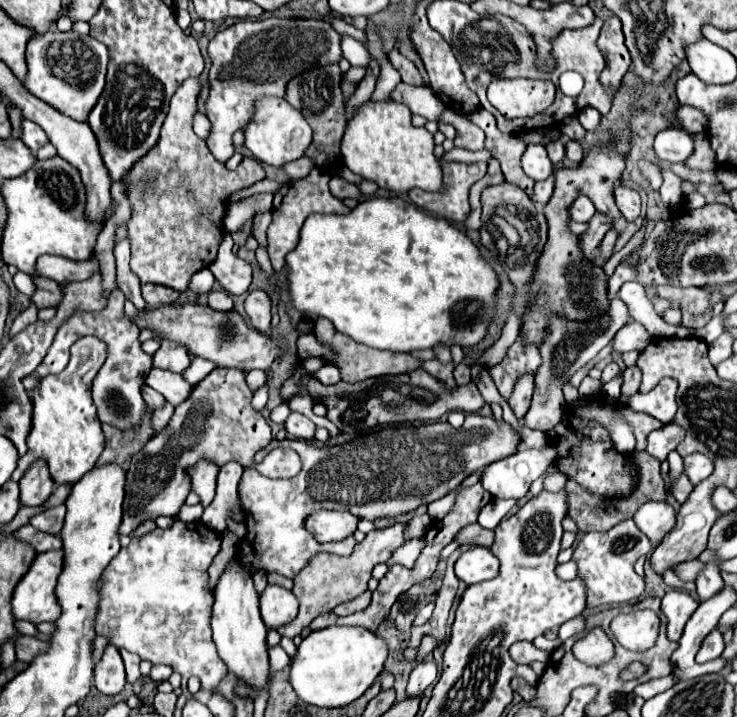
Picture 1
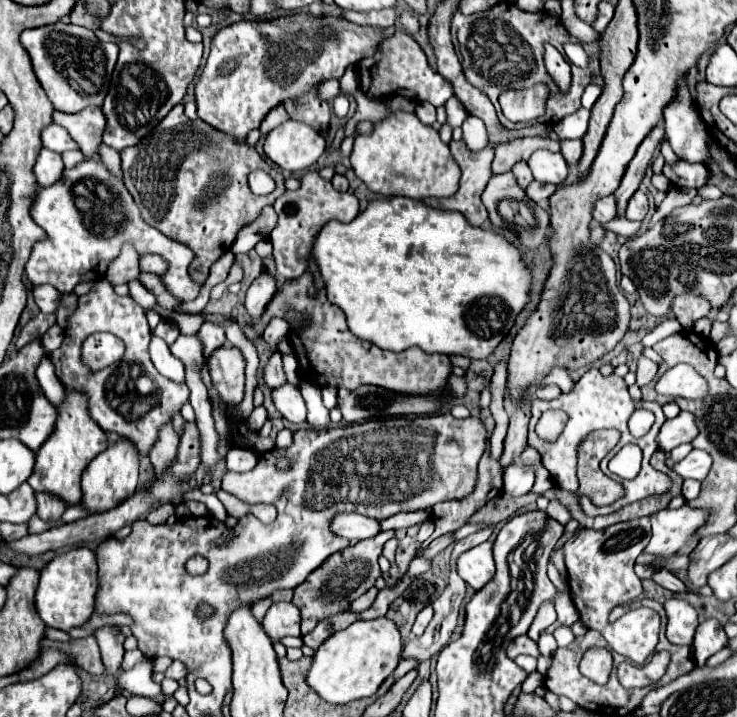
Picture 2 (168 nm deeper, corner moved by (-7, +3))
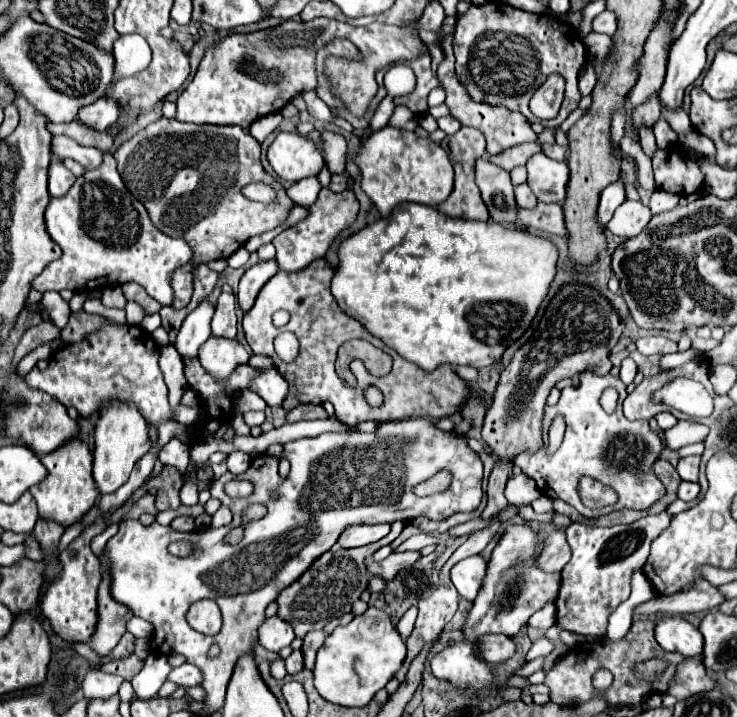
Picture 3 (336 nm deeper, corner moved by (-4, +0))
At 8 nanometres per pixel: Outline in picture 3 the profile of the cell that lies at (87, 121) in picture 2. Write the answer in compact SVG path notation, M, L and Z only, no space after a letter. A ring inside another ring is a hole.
M99 98L95 104L83 106L77 114L77 120L81 124L85 124L87 128L95 128L95 130L107 130L117 118L119 118L119 104L111 98Z

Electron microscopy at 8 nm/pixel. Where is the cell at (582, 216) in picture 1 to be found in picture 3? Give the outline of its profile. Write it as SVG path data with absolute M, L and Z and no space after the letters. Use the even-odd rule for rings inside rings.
M621 180L609 184L603 192L601 192L601 202L599 202L599 212L597 212L597 224L601 228L605 228L613 216L613 212L617 210L617 206L621 206L625 202L625 188L621 184Z

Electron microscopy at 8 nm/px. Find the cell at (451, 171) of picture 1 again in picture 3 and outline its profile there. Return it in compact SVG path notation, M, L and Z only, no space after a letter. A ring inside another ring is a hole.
M463 126L457 134L453 136L447 136L443 140L443 146L449 154L449 160L455 168L455 188L451 192L451 196L437 206L439 212L447 214L447 216L453 216L453 218L463 218L463 220L487 220L489 218L489 212L487 212L487 206L485 202L481 200L481 192L475 184L475 160L479 158L485 158L487 156L487 150L485 150L485 138L479 130L475 128L467 128Z

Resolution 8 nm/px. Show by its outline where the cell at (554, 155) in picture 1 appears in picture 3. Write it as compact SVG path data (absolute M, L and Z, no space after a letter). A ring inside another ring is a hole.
M519 144L519 146L513 146L513 148L507 148L505 152L501 154L495 154L495 156L489 156L489 160L497 166L501 166L503 170L513 170L517 166L525 166L527 158L531 158L533 154L541 152L541 144Z

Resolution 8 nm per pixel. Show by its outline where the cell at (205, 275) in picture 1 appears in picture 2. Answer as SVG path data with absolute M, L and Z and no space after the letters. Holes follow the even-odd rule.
M86 159L78 167L66 169L58 183L54 183L52 187L42 187L38 191L38 197L36 197L34 205L32 205L32 219L46 231L48 239L40 241L38 245L34 245L30 261L26 263L26 275L28 275L30 285L36 287L36 285L50 283L60 293L70 293L82 281L98 281L98 279L102 279L106 275L108 265L120 255L122 245L126 241L130 241L136 247L140 257L148 255L148 253L154 253L154 255L160 255L168 263L168 269L166 269L166 273L160 275L160 279L164 283L164 287L176 299L180 299L180 301L194 301L194 297L198 297L200 285L190 281L188 258L192 258L192 255L195 254L182 243L162 235L156 227L150 227L148 223L144 223L142 217L140 217L138 205L134 203L132 195L124 187L124 181L114 177L114 189L112 189L112 177L114 175L104 167L104 163L100 159Z

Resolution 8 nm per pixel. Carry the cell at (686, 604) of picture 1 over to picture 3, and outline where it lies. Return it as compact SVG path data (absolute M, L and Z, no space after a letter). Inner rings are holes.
M663 616L655 624L655 640L667 652L679 652L683 656L699 656L703 650L701 632L685 618Z

